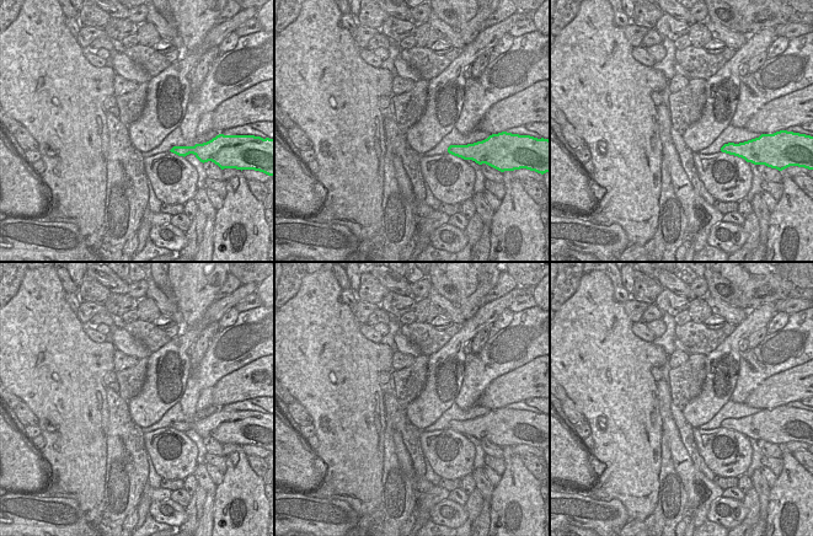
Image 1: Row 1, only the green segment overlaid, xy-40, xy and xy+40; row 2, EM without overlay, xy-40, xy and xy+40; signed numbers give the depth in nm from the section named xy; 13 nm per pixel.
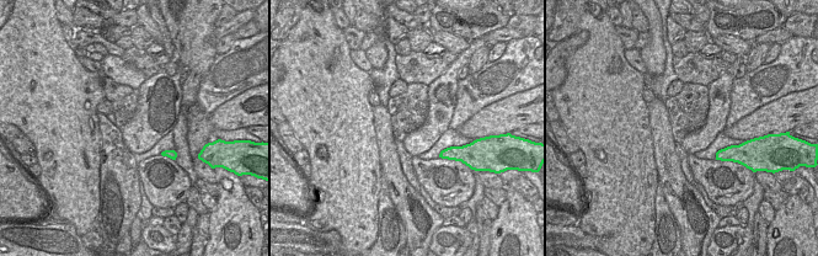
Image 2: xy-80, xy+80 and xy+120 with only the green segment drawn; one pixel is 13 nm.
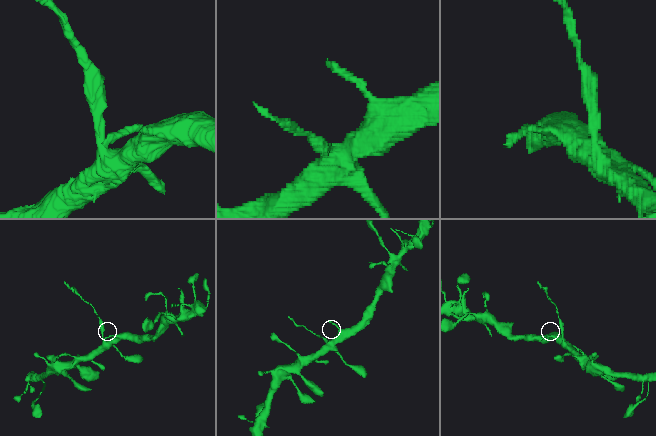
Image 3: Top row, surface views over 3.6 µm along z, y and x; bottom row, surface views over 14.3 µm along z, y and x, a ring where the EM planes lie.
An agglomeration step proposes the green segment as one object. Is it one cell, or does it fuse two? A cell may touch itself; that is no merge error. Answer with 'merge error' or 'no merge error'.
no merge error

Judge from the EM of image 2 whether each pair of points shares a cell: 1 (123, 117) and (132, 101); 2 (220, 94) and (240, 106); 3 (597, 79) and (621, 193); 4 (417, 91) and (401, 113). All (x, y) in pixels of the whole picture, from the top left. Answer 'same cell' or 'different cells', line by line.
1: same cell
2: different cells
3: same cell
4: same cell

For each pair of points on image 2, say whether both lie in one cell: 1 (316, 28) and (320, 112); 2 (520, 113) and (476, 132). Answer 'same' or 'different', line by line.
1: same
2: same

